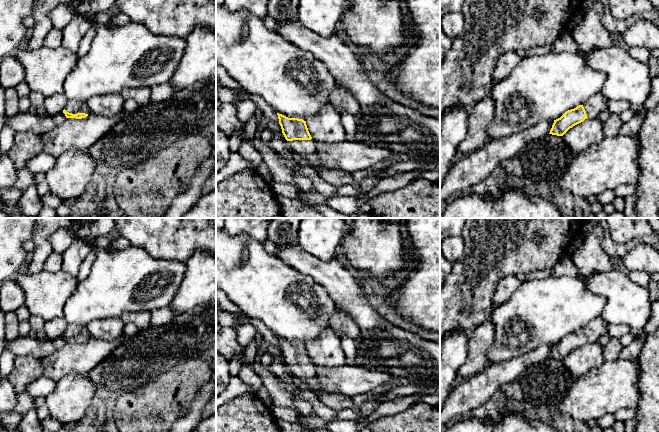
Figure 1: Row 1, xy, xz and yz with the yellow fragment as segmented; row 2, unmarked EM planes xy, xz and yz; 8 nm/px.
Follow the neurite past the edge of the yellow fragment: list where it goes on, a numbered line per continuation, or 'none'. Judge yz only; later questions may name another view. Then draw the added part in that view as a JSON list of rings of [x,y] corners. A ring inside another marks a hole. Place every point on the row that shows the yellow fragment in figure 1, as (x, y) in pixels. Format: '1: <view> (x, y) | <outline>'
1: yz (596, 104) | [[[601,94],[590,97],[584,104],[583,107],[586,111],[588,118],[597,118],[598,115],[607,110],[608,100]]]

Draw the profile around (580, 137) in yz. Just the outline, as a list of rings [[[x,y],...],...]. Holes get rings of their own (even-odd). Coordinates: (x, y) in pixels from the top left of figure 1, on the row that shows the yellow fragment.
[[[587,118],[583,122],[570,128],[563,139],[574,154],[598,144],[603,139],[603,123],[597,118]]]

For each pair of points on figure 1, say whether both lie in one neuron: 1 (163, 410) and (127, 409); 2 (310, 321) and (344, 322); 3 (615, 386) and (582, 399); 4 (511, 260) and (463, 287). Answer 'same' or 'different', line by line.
1: same
2: different
3: same
4: same

